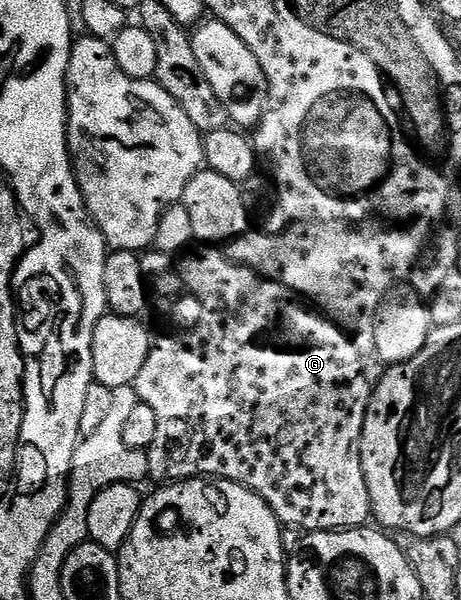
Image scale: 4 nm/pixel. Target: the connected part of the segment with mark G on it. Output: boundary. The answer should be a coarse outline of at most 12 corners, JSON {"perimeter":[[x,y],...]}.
{"perimeter":[[217,245],[225,335],[157,339],[149,475],[352,531],[371,379],[350,336]]}

